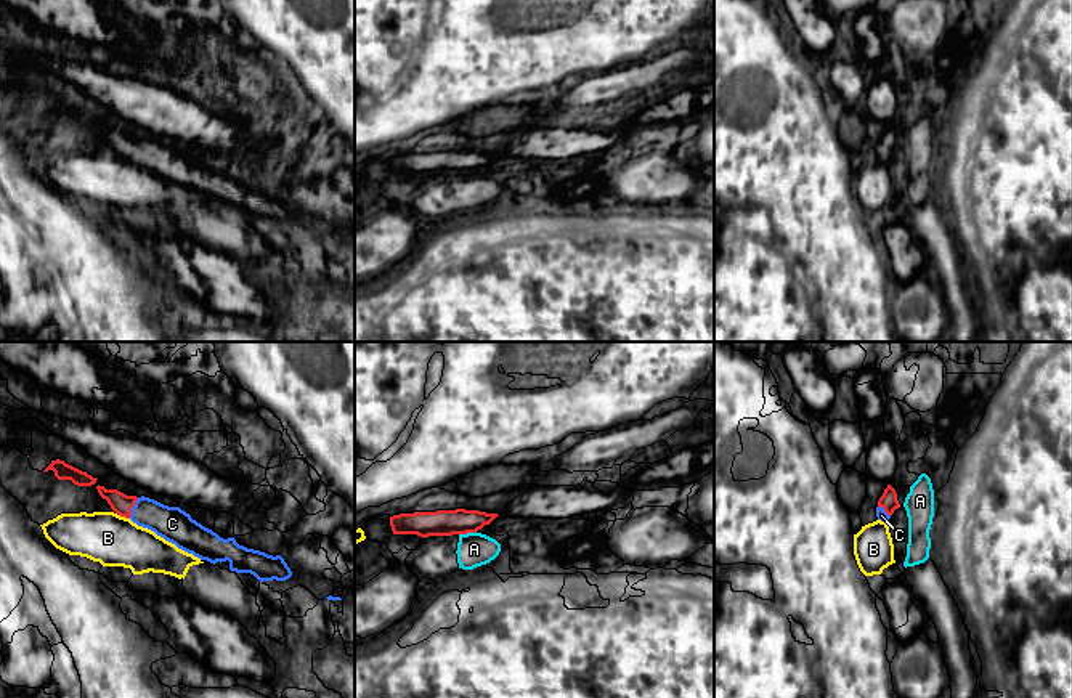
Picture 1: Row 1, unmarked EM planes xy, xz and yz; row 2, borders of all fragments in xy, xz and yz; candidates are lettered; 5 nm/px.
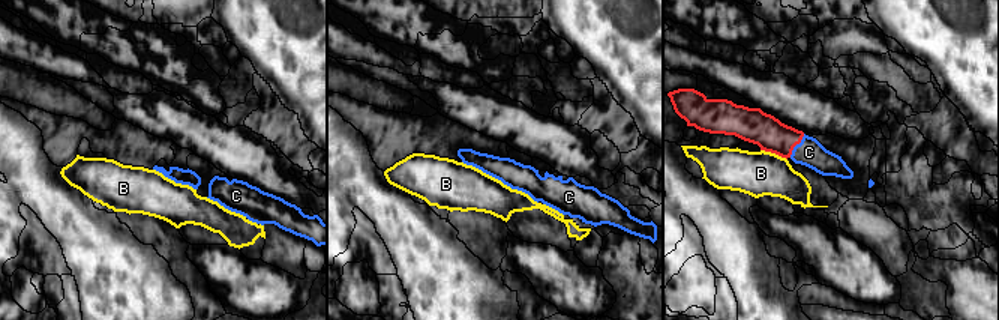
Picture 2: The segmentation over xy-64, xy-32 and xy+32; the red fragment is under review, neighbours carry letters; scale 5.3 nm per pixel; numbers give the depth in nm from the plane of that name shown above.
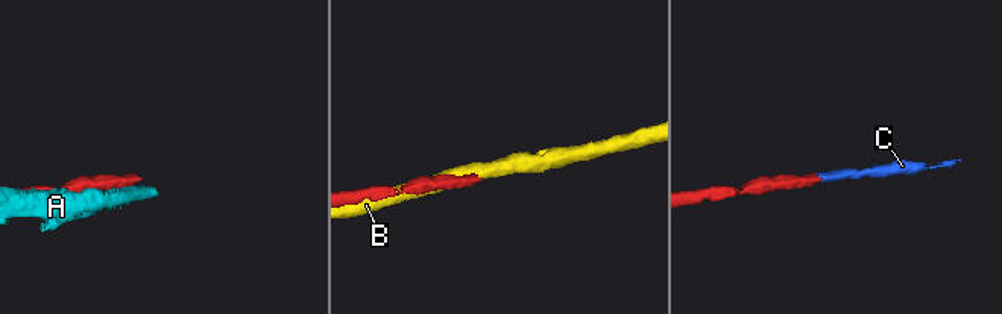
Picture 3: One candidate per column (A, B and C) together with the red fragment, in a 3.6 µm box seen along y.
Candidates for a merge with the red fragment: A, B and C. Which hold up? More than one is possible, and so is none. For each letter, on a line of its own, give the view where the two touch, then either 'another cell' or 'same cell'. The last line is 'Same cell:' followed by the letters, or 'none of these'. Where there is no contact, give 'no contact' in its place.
A: meets red in xz; another cell
B: meets red in xy; another cell
C: meets red in xy; same cell
Same cell: C

